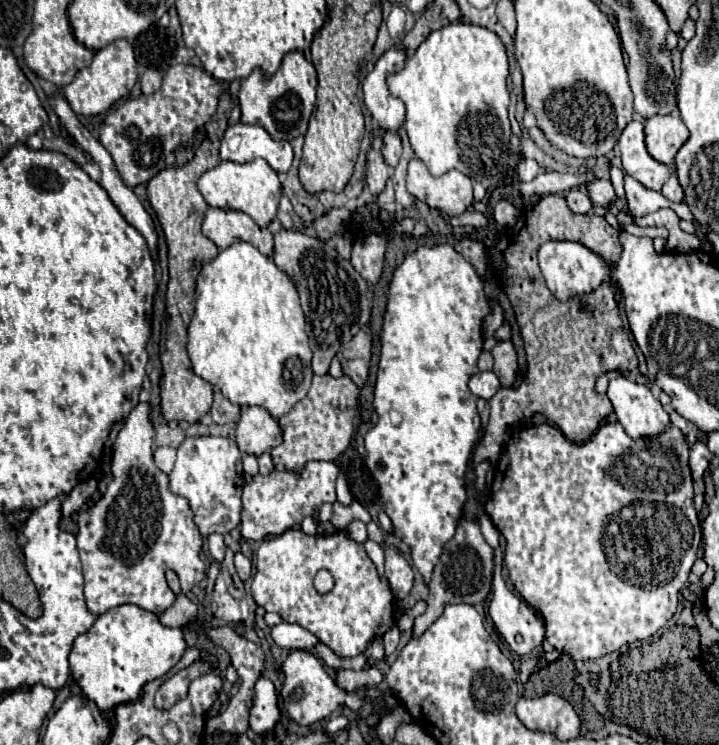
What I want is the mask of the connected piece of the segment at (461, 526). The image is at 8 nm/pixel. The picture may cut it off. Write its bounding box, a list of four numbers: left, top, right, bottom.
[413,520,495,636]

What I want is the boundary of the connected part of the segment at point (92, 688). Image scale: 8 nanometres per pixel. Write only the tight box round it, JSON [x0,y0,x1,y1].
[69,604,187,710]

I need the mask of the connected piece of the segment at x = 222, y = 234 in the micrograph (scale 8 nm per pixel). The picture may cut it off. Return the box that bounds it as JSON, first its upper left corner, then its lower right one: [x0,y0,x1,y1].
[203,208,273,256]

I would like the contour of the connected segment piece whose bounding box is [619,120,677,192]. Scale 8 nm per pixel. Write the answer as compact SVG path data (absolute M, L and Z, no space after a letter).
M633 120L625 126L619 138L619 146L621 146L621 156L623 156L623 170L649 190L661 192L669 176L677 174L675 166L667 166L655 160L647 152L645 126L641 120Z

